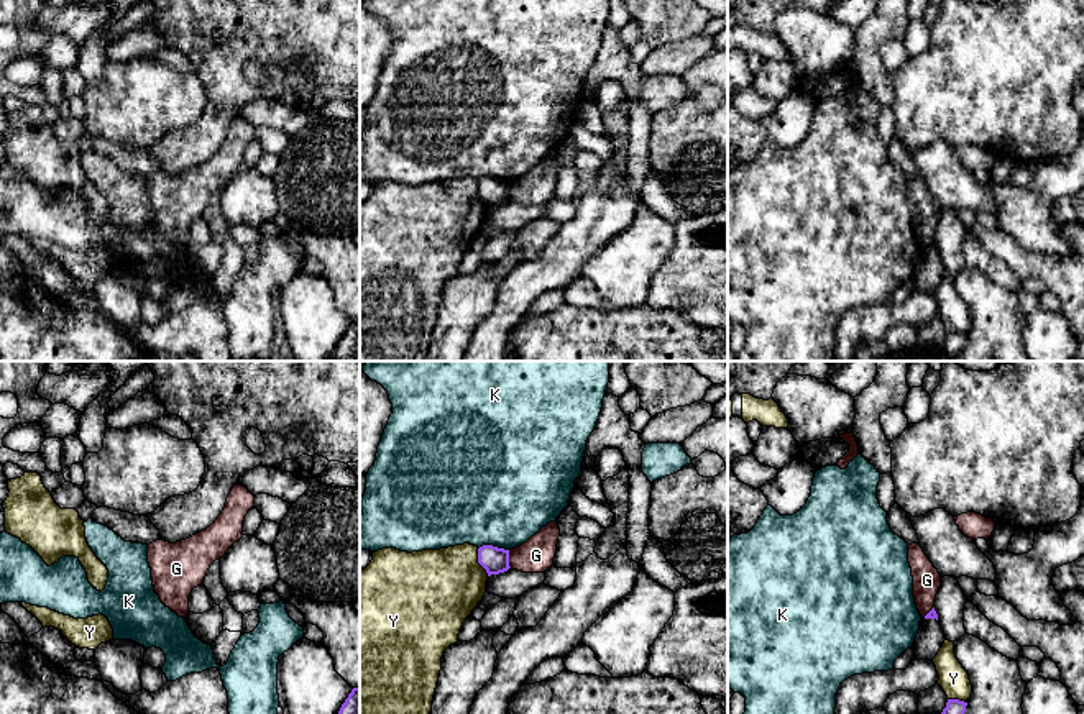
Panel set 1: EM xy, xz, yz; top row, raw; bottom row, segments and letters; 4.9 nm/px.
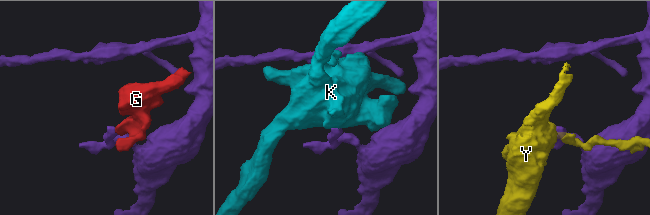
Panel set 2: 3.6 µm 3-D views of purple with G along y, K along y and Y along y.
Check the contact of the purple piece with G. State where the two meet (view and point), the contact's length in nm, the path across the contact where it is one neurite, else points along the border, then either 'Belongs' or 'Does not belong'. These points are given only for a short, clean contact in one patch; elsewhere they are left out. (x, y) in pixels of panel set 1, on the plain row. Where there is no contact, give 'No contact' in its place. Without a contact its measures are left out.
Touches purple at xz (508, 191). Shared border 90 nm. Boundary: xz (508, 183), (508, 196), (511, 199). Does not belong

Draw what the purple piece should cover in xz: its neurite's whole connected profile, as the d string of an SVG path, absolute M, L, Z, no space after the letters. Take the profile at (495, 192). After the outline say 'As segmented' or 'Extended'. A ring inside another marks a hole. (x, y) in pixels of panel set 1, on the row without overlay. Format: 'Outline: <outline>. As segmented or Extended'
Outline: M483 177L478 181L478 195L486 202L488 208L508 204L509 182L493 177Z. As segmented

